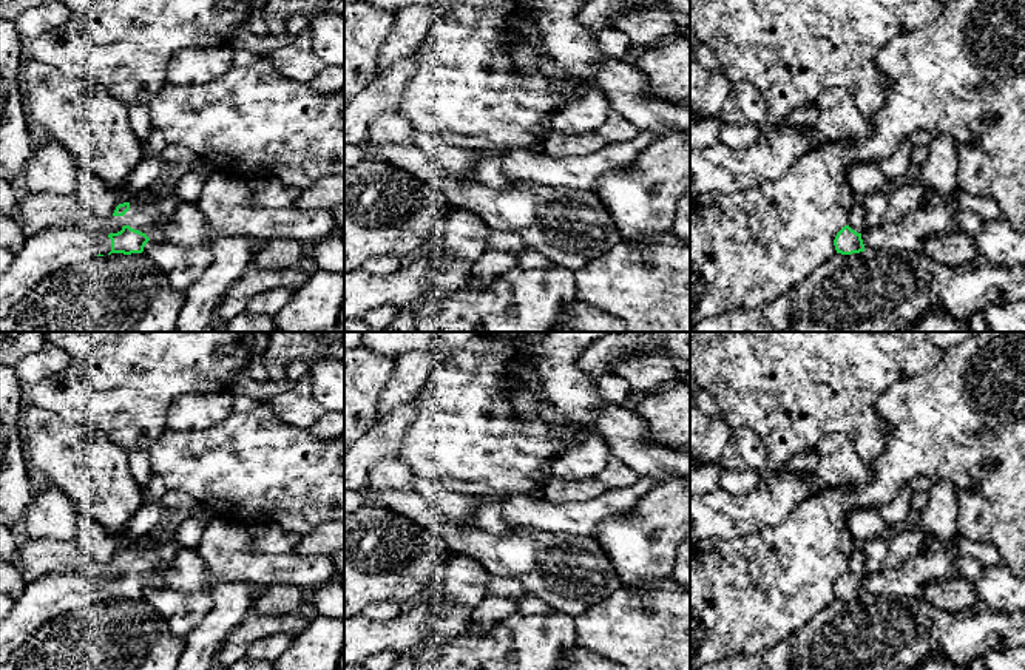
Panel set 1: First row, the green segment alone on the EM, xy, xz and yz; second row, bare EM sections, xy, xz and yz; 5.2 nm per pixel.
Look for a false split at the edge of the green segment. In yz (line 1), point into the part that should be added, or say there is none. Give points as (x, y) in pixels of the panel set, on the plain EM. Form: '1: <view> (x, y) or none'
1: yz (857, 565)

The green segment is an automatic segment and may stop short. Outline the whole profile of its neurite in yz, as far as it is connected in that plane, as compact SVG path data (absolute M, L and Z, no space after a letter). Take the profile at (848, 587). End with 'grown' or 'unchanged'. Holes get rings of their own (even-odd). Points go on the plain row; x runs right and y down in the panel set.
M860 545L854 546L849 570L844 571L835 582L834 591L837 599L852 601L864 597L864 590L861 585L861 579L866 576L866 556Z; grown

